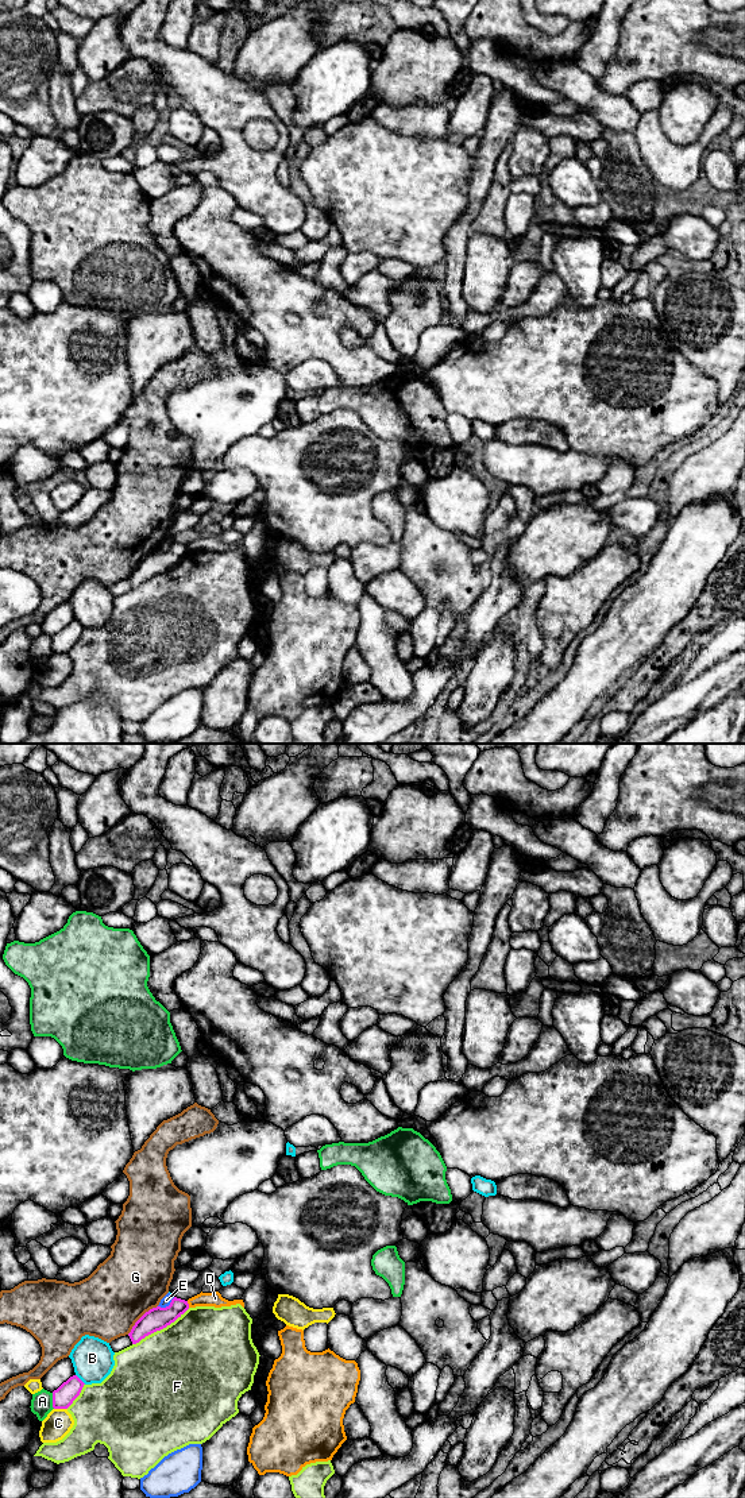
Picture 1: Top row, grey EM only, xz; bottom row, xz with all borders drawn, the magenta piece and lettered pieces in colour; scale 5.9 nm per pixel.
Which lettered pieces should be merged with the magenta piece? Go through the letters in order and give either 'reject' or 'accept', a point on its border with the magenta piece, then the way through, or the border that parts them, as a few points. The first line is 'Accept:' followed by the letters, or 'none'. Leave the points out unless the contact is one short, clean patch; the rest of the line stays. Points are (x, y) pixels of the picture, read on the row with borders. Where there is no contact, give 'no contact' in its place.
Accept: none
A: reject | xz (53, 1401) | along xz (51, 1393), (51, 1405), (54, 1408)
B: reject | xz (80, 1379)
C: reject | xz (61, 1408) | along xz (54, 1408), (66, 1409)
D: reject | xz (188, 1304) | along xz (186, 1301), (189, 1307)
E: reject | xz (166, 1307)
F: reject | xz (161, 1328)
G: reject | xz (141, 1317)

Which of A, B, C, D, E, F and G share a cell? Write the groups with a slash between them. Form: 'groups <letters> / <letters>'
groups A / B / C / D / E / F / G

